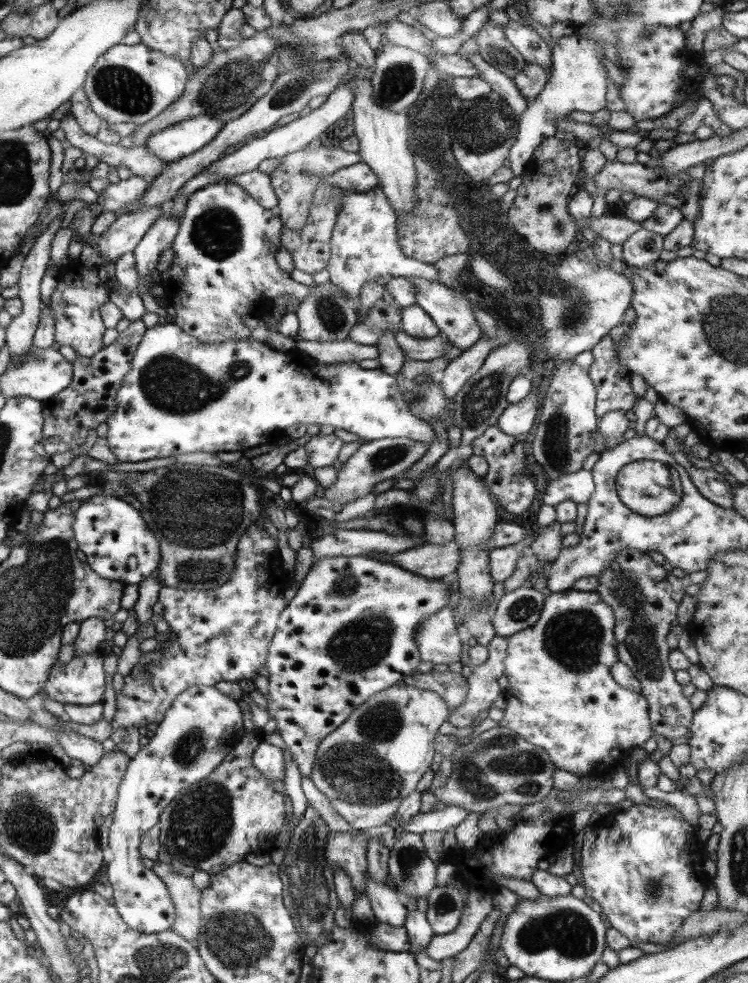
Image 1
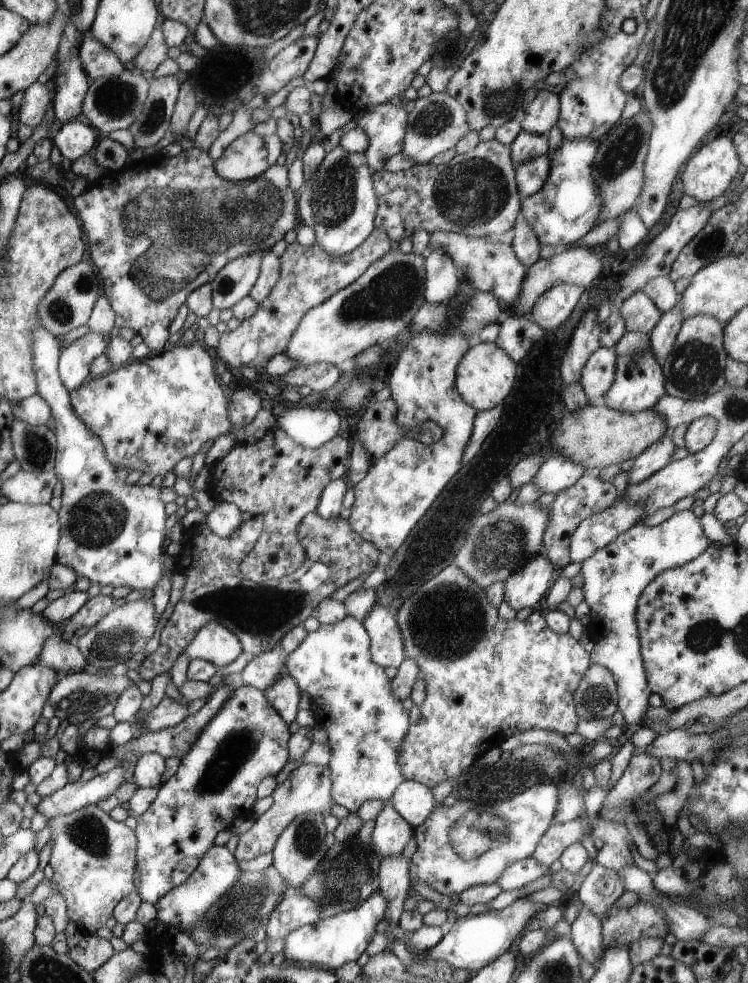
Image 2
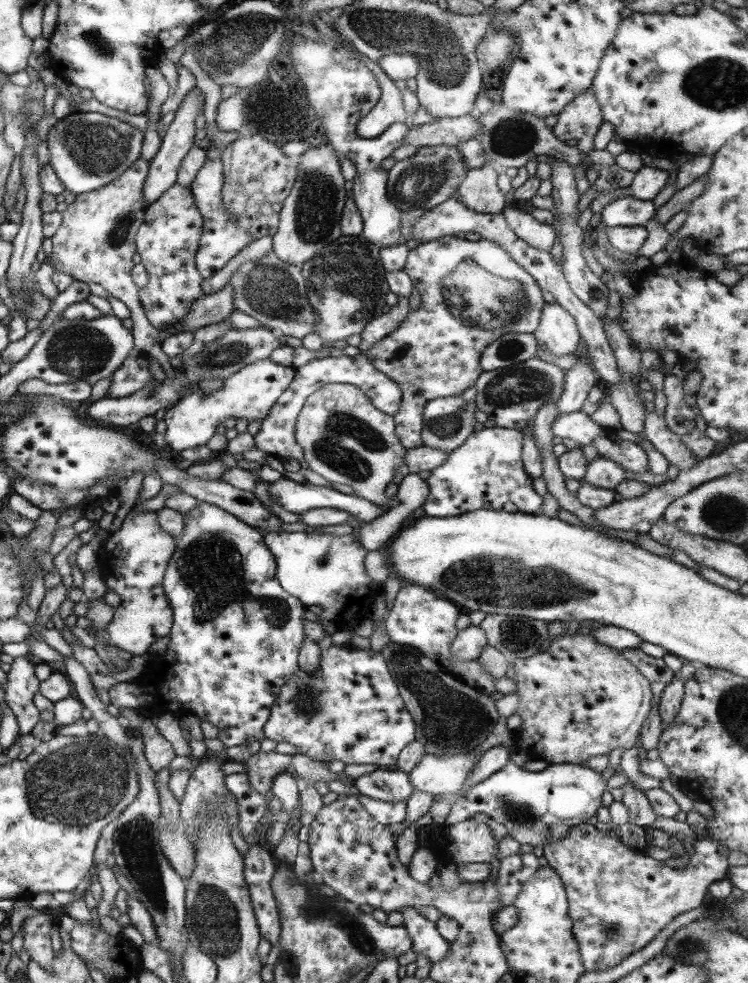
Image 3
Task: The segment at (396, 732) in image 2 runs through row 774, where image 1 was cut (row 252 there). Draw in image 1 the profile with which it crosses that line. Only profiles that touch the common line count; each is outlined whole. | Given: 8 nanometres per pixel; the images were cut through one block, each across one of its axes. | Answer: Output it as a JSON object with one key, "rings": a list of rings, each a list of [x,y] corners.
{"rings":[[[380,184],[367,192],[342,190],[342,193],[338,196],[338,205],[341,209],[337,211],[337,220],[330,236],[330,257],[326,269],[329,272],[328,283],[335,285],[339,291],[343,291],[345,300],[349,302],[351,307],[357,304],[360,289],[367,280],[381,286],[384,286],[389,278],[397,277],[423,278],[423,280],[429,280],[429,282],[437,282],[435,266],[418,262],[401,252],[396,235],[396,214],[386,201],[385,195],[380,189]]]}

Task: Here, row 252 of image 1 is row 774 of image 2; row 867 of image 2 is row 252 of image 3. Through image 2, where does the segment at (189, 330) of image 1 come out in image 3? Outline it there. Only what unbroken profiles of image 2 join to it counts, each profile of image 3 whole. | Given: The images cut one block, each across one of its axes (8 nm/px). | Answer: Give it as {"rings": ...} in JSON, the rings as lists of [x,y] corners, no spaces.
{"rings":[[[173,184],[161,193],[159,199],[149,204],[143,222],[135,233],[134,243],[148,275],[147,283],[138,290],[138,300],[146,320],[157,331],[181,321],[190,307],[204,293],[206,283],[195,269],[193,256],[197,252],[203,217],[199,215],[193,195],[187,187]]]}

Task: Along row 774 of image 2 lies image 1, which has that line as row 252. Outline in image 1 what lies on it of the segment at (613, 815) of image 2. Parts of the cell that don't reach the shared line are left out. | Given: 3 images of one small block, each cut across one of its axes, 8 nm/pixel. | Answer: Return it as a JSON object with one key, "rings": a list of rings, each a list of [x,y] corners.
{"rings":[[[640,227],[625,239],[621,245],[621,259],[625,265],[635,268],[649,268],[659,260],[663,237]]]}

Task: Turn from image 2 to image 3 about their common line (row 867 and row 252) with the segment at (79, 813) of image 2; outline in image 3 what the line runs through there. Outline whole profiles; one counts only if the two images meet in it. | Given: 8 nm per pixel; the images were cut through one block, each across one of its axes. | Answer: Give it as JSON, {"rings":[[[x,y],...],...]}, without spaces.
{"rings":[[[139,157],[121,176],[91,192],[76,195],[61,213],[61,224],[50,236],[52,251],[47,262],[56,272],[71,276],[73,281],[99,284],[109,296],[121,301],[131,316],[130,329],[134,352],[141,352],[148,358],[157,360],[165,376],[175,376],[165,355],[156,342],[158,331],[150,326],[139,305],[137,286],[131,281],[132,258],[136,248],[135,233],[143,222],[147,209],[141,197],[141,188],[149,170],[149,161]]]}

